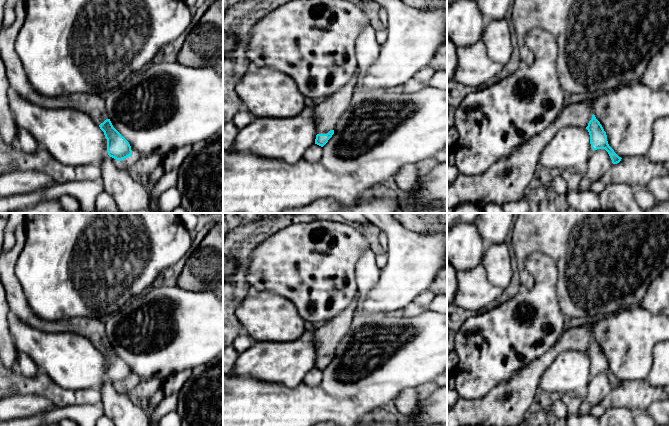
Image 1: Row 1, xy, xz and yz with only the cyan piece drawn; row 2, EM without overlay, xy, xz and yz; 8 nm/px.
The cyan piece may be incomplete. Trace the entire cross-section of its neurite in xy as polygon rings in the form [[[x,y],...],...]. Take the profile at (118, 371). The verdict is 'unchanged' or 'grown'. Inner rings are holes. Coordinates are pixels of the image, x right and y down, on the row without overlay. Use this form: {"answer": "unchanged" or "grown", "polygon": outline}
{"answer": "grown", "polygon": [[[19,225],[14,232],[15,243],[7,251],[0,253],[0,279],[2,281],[4,290],[6,292],[6,299],[9,305],[10,314],[16,319],[21,320],[27,326],[44,331],[47,333],[76,333],[87,338],[104,356],[107,363],[107,376],[108,379],[117,385],[121,385],[132,378],[129,366],[113,351],[105,332],[105,323],[103,319],[80,317],[74,319],[63,319],[56,321],[46,321],[39,318],[29,307],[24,291],[20,285],[19,280],[15,274],[15,265],[23,250],[26,240],[25,225]]]}

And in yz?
{"answer": "grown", "polygon": [[[583,321],[579,326],[565,329],[556,344],[547,353],[531,361],[511,379],[499,383],[484,397],[479,399],[459,398],[452,408],[447,409],[447,426],[516,426],[526,422],[527,415],[533,412],[534,404],[540,396],[539,384],[542,375],[553,360],[566,350],[586,352],[593,374],[605,373],[613,388],[621,385],[622,382],[609,370],[606,356],[593,338],[590,323]]]}

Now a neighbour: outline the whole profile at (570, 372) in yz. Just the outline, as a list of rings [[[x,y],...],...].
[[[561,352],[541,377],[539,389],[544,396],[585,393],[593,373],[586,352]]]

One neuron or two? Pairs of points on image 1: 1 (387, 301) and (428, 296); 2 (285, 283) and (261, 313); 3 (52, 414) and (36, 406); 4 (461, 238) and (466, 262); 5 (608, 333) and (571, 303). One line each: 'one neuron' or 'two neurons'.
1: two neurons
2: two neurons
3: two neurons
4: one neuron
5: two neurons

